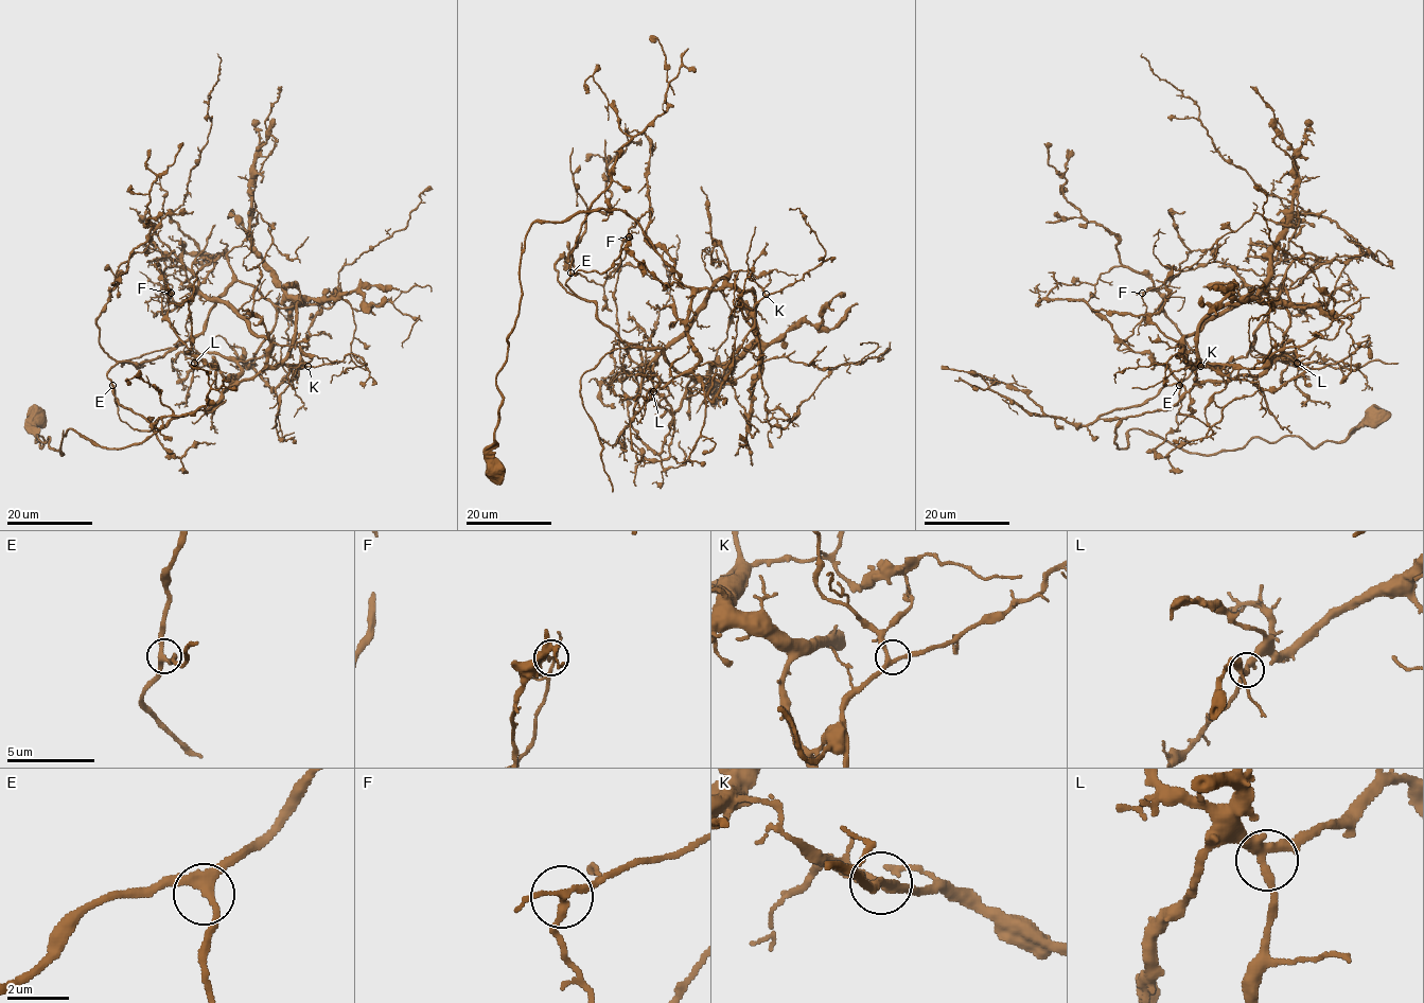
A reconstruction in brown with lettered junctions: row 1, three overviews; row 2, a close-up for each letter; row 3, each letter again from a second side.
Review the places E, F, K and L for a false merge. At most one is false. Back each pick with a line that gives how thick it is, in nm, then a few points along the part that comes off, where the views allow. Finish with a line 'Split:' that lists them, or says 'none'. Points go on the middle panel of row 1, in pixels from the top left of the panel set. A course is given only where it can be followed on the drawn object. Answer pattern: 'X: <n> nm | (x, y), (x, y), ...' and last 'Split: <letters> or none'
F: 160 nm | (630, 236), (620, 364), (673, 412), (690, 377), (565, 281), (618, 153), (667, 108), (650, 35)
Split: F

